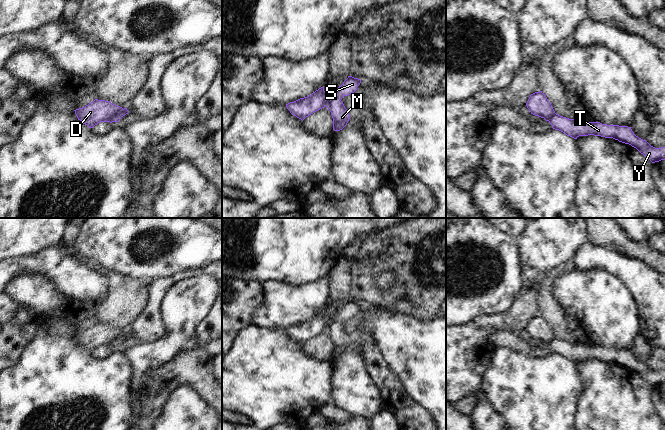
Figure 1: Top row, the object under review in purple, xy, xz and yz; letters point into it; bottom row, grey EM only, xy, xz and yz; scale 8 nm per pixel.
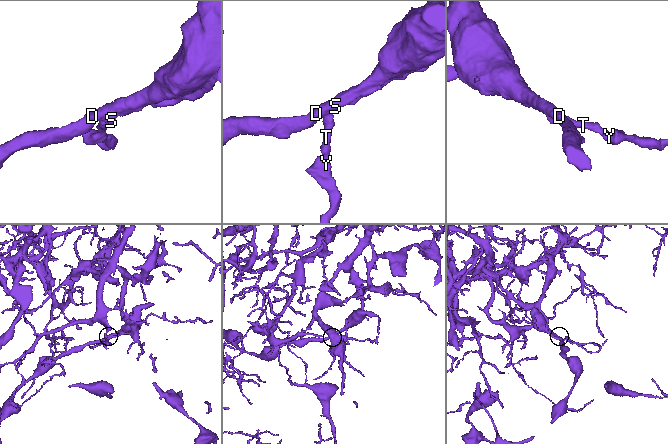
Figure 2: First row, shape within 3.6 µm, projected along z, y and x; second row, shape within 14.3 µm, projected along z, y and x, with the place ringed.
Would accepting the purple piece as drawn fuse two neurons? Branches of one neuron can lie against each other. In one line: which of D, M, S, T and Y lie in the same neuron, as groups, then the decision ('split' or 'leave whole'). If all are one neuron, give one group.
D / M S T Y; split

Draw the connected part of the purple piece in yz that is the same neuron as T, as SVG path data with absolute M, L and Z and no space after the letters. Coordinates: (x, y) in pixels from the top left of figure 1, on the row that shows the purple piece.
M556 113L550 118L549 123L552 125L553 129L559 130L574 139L577 139L579 136L588 135L613 138L636 148L652 163L665 160L665 146L661 148L651 146L646 140L636 136L631 127L628 126L607 125L600 122L585 122L579 119L569 119Z

